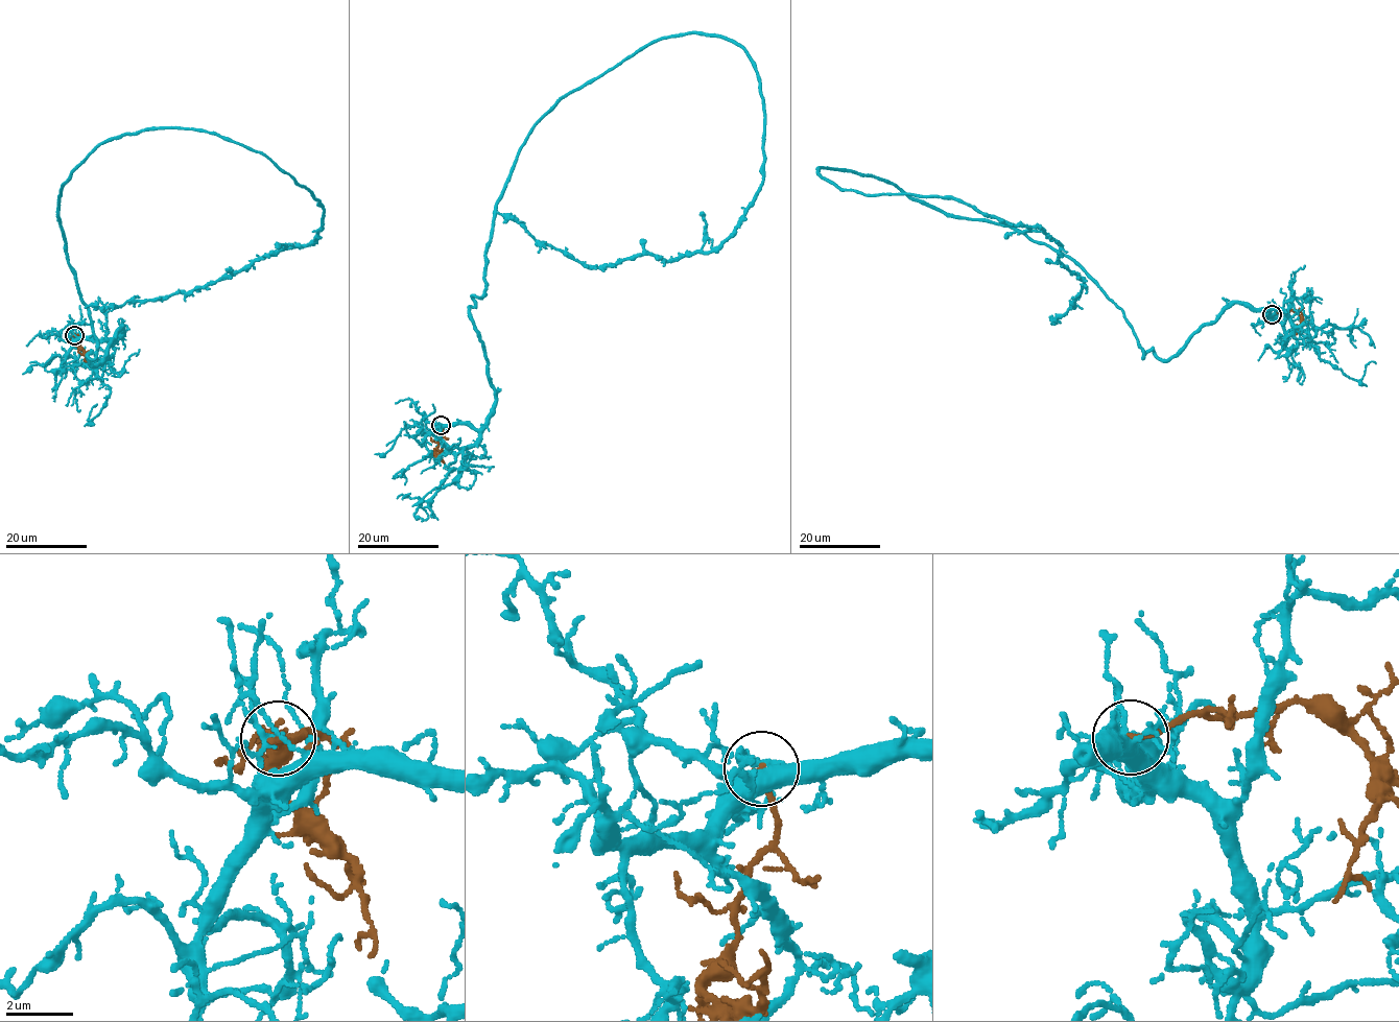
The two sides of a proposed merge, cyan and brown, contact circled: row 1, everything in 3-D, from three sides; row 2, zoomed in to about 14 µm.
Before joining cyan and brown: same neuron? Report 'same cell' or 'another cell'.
another cell

